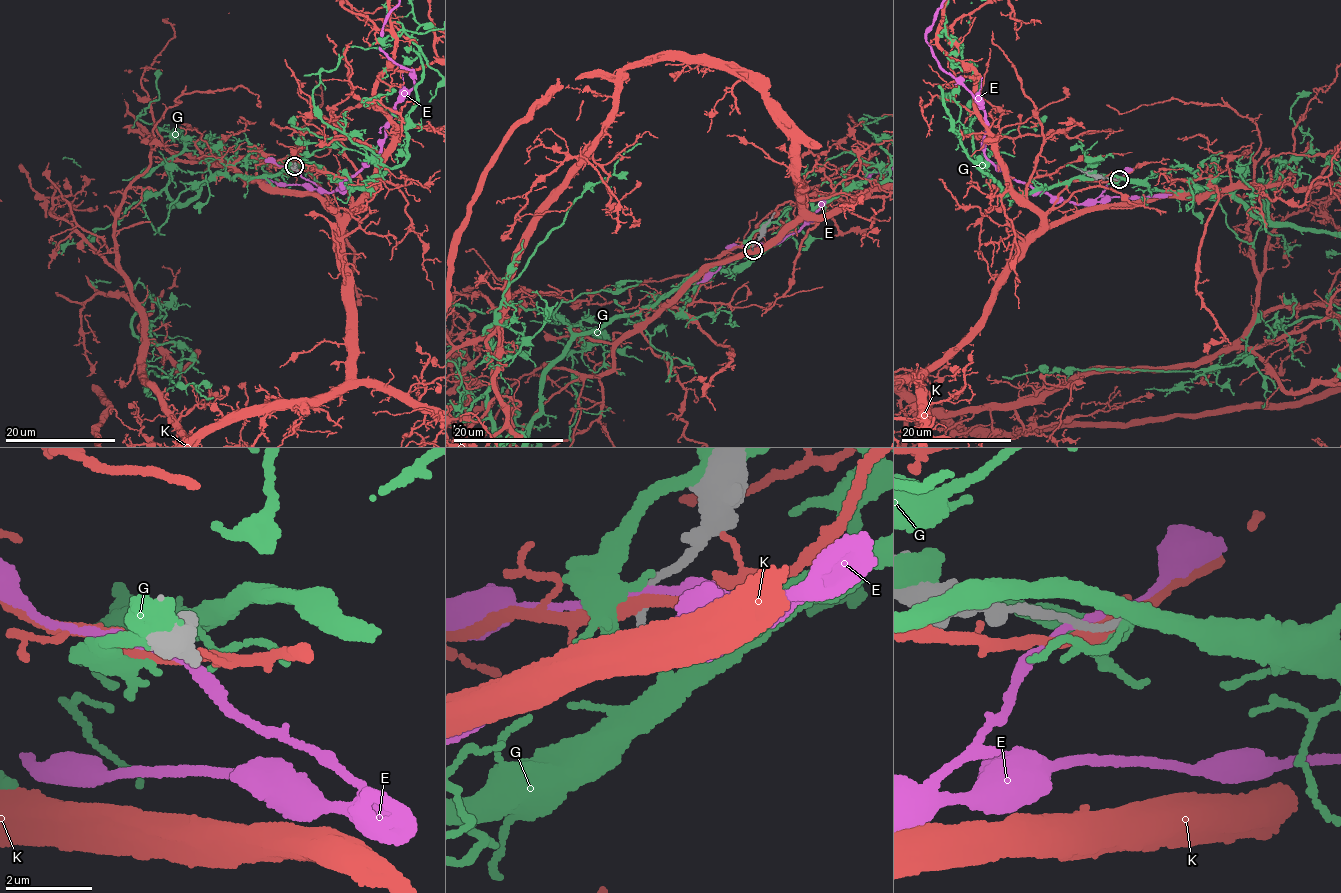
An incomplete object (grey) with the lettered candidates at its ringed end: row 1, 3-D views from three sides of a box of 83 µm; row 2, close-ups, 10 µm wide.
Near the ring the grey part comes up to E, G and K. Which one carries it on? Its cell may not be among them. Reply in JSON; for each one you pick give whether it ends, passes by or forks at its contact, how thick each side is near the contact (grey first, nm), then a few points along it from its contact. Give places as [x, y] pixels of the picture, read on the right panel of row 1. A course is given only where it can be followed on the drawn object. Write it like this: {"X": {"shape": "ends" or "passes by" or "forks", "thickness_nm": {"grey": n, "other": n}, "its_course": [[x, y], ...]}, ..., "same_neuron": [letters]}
{"same_neuron": []}

